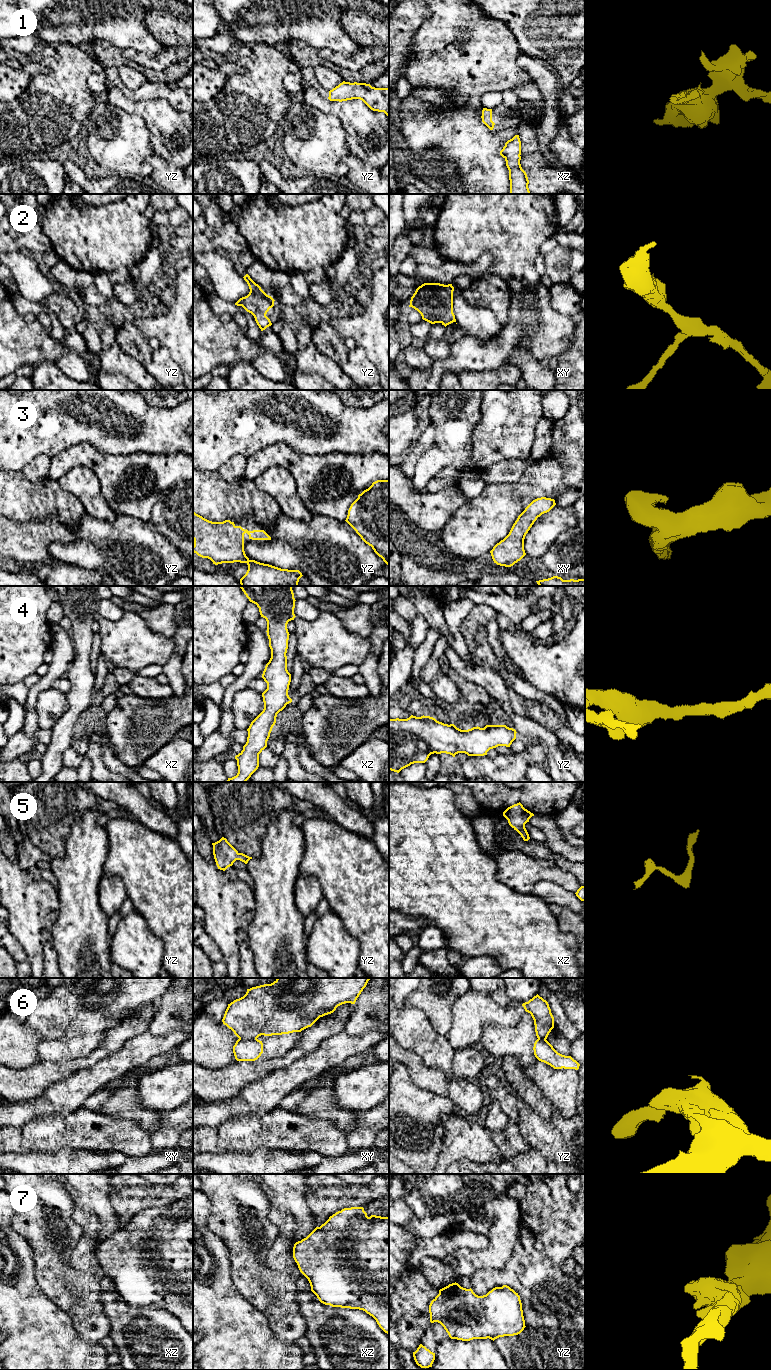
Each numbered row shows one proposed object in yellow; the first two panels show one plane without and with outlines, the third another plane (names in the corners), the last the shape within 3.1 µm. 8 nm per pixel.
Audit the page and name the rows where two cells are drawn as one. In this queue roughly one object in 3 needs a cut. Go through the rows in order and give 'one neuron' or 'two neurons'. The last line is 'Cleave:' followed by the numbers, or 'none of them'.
1: one neuron
2: one neuron
3: one neuron
4: one neuron
5: one neuron
6: two neurons
7: one neuron
Cleave: 6

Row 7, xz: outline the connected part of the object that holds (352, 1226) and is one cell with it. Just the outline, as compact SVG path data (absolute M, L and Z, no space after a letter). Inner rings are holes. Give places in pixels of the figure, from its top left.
M363 1207L344 1208L330 1216L320 1227L316 1227L306 1238L296 1242L293 1247L293 1258L300 1272L308 1279L311 1291L321 1303L332 1307L363 1310L372 1316L379 1327L389 1335L389 1217L376 1215L368 1217Z

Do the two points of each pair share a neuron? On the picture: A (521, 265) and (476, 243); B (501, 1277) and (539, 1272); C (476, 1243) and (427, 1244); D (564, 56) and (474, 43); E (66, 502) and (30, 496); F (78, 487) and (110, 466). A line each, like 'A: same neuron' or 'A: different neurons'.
A: same neuron
B: same neuron
C: same neuron
D: different neurons
E: same neuron
F: different neurons

